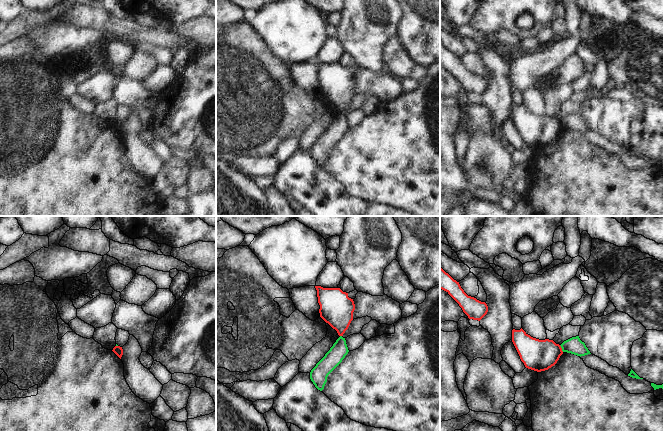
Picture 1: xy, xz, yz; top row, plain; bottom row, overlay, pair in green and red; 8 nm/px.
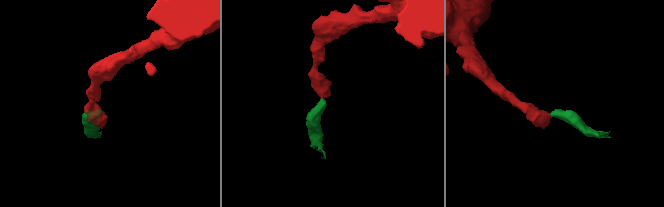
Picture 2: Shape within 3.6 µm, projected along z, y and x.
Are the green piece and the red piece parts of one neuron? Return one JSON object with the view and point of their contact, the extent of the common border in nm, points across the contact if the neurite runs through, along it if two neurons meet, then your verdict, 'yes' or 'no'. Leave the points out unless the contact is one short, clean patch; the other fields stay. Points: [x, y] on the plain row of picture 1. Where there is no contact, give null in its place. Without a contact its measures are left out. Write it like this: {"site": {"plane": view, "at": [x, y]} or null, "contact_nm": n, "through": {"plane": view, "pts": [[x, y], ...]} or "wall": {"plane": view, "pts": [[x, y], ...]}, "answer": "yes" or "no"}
{"site": {"plane": "yz", "at": [561, 123]}, "contact_nm": 70, "wall": {"plane": "yz", "pts": [[559, 121], [563, 127]]}, "answer": "no"}

